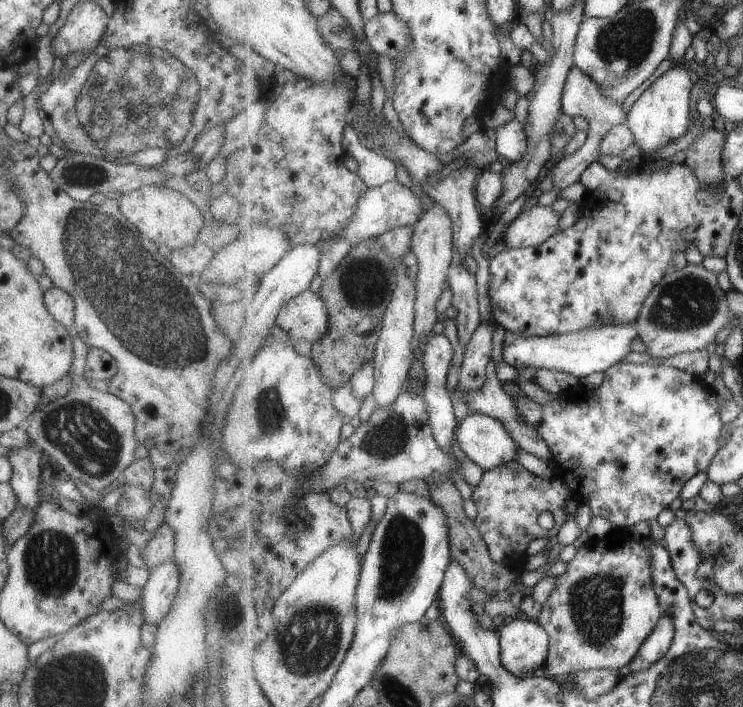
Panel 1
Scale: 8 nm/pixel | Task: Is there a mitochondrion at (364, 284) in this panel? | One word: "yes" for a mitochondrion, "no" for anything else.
yes

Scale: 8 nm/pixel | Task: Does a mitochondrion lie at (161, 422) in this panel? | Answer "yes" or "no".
no

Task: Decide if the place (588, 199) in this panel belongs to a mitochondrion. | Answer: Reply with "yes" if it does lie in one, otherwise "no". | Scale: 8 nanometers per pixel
no

